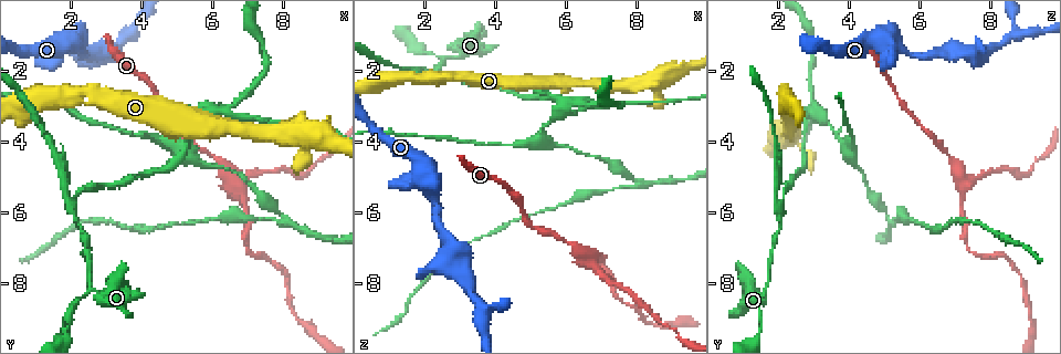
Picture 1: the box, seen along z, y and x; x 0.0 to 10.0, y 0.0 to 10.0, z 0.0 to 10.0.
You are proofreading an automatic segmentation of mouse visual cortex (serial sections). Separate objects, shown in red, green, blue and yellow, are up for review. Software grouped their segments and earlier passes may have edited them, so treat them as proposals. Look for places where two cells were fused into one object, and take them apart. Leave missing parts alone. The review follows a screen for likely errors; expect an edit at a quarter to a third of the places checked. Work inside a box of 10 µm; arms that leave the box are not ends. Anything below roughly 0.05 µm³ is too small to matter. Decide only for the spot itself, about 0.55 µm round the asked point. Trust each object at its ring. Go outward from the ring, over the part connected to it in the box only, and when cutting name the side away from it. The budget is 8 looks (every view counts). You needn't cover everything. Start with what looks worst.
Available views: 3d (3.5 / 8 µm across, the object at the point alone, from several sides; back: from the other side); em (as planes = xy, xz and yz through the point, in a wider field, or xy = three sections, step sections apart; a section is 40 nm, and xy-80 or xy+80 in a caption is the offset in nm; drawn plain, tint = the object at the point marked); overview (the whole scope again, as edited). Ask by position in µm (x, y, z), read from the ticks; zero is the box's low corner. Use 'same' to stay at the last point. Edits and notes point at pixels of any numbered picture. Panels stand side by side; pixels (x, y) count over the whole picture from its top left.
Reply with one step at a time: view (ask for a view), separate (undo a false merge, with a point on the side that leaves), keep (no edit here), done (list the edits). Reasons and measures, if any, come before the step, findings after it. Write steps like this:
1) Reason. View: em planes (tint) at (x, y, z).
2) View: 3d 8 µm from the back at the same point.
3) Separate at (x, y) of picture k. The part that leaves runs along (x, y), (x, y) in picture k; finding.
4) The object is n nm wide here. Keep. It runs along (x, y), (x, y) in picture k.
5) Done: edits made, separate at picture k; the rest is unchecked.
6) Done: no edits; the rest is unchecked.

Side arm on a straight run. View: 3d 8 µm at (2.10, 5.85, 2.00).

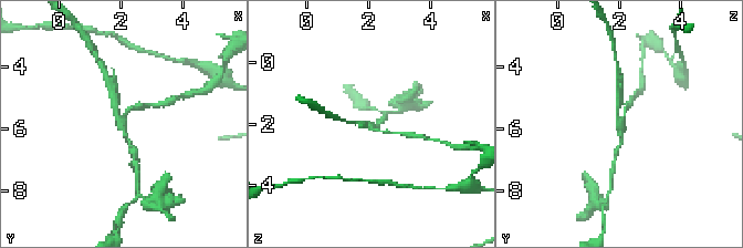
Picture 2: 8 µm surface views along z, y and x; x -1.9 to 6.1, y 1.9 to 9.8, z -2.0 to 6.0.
3 arms meet here; the arms are 150, 150, 200 nm wide. View: em xy step 3 (tint) at the same point.

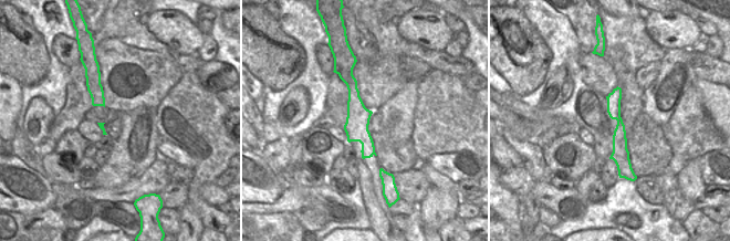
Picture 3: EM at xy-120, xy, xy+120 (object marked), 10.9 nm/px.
Keep. One cell here.

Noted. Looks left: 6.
Looks like a crossing. View: 3d 3.5 µm from the back at (5.85, 3.20, 2.95).

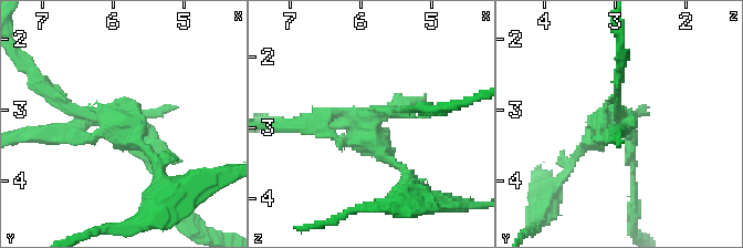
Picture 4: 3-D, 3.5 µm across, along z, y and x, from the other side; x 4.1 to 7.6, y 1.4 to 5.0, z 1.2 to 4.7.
View: em xy step 5 (tint) at (5.85, 3.20, 2.90).

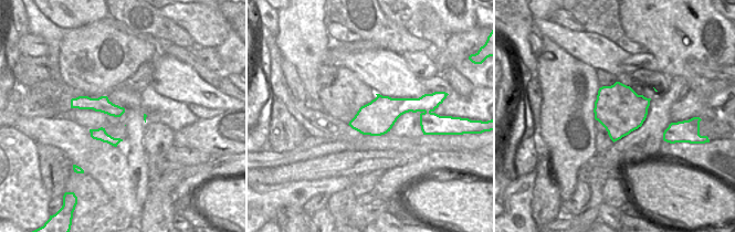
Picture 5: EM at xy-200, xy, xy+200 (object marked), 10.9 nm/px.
Separate at (51, 91) of picture 4. The part that leaves runs along (369, 125), (414, 194) in picture 4; two cells meet here.

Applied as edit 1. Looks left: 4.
Abrupt turn. View: 3d 3.5 µm at (2.10, 8.75, 1.45).

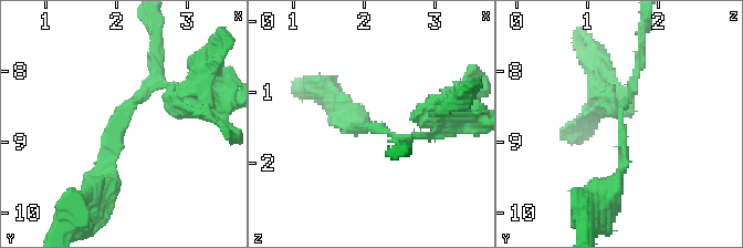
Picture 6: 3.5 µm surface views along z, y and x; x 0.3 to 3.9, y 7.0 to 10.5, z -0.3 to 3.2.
The arms are 150, 150 nm wide. View: em xy step 1 (tint) at (2.15, 8.70, 1.45).

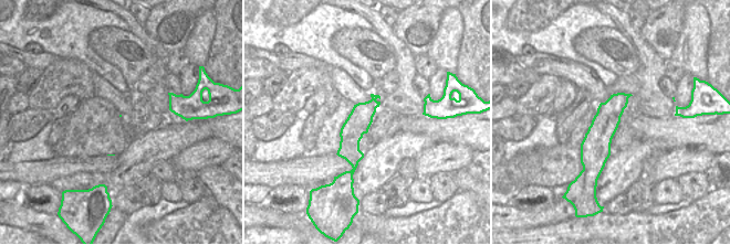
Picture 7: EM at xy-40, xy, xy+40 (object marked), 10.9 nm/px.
Another direction. View: em xy step 2 (tint) at the same point.

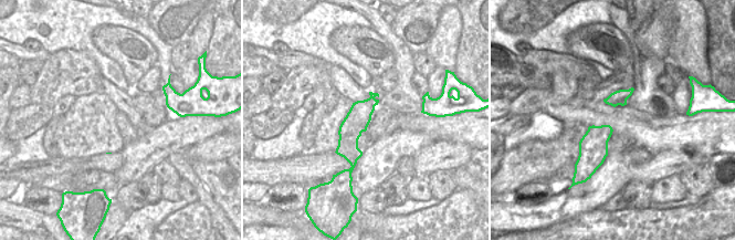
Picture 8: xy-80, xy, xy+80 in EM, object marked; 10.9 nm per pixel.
Keep. It runs along (375, 95), (352, 127), (353, 163) in picture 8; continuous, no second cell.

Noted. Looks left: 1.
Done: edits made, separate at picture 4; the rest is unchecked.

